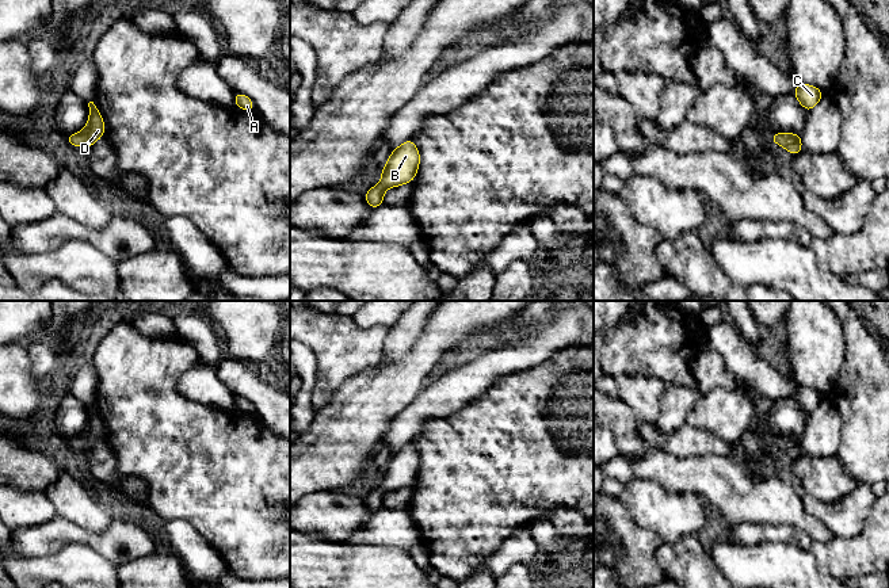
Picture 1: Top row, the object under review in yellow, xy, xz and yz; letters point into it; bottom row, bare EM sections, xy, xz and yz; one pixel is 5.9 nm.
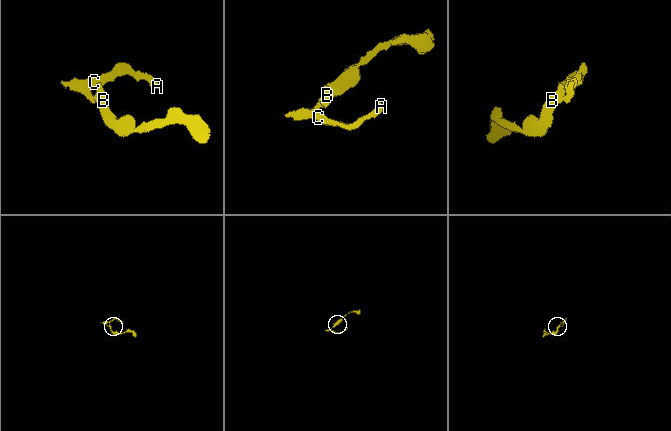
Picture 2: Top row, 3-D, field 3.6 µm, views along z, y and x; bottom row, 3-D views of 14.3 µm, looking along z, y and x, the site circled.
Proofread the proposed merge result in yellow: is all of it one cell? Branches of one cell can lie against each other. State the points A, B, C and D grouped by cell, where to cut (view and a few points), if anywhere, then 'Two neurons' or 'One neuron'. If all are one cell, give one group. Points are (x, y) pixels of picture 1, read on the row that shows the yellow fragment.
Groups: A B C D. No split. One neuron

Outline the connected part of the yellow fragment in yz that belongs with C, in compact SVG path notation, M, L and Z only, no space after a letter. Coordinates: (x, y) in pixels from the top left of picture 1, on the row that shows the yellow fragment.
M798 83L794 91L794 96L806 111L810 111L816 107L824 93L817 87Z

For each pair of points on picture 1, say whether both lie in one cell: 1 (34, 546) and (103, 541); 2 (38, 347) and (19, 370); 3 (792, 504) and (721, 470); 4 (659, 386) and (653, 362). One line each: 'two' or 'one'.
1: one
2: two
3: one
4: two

